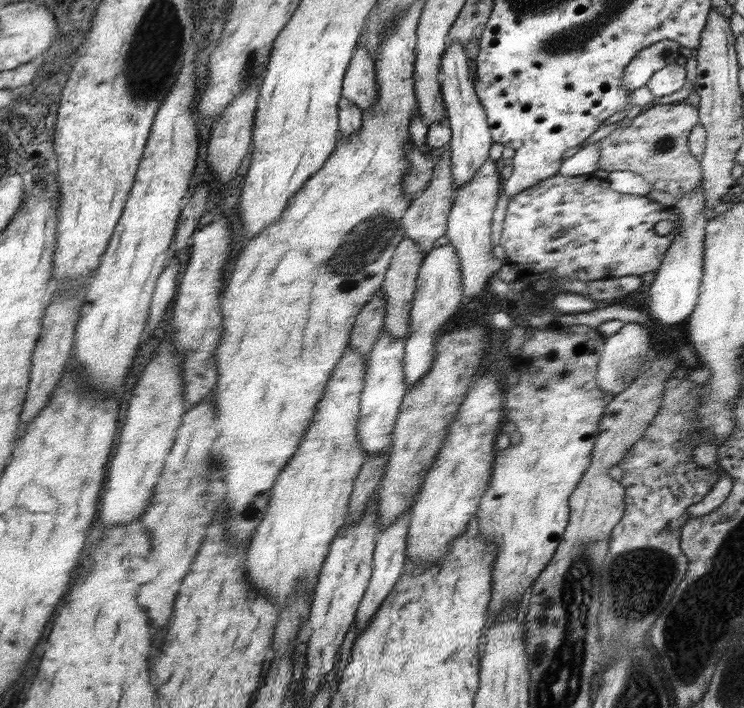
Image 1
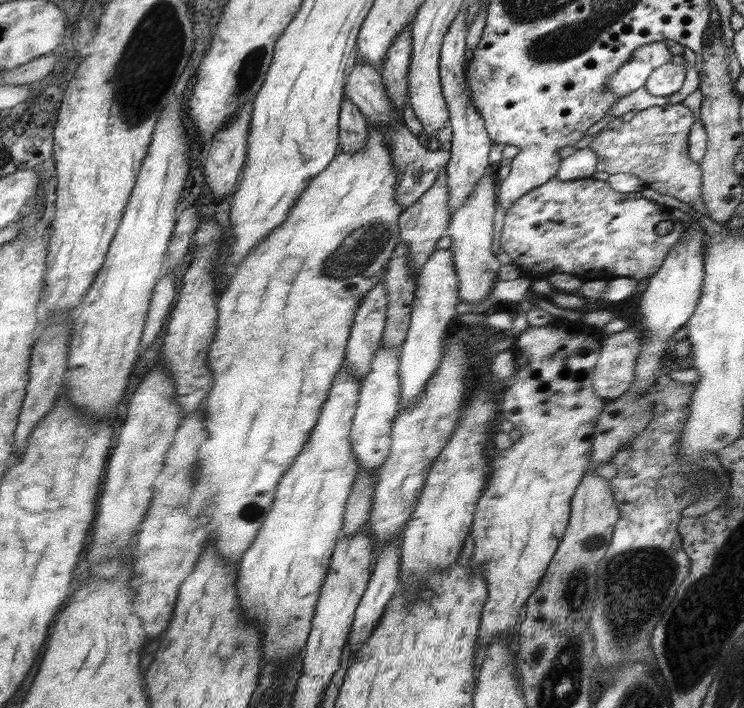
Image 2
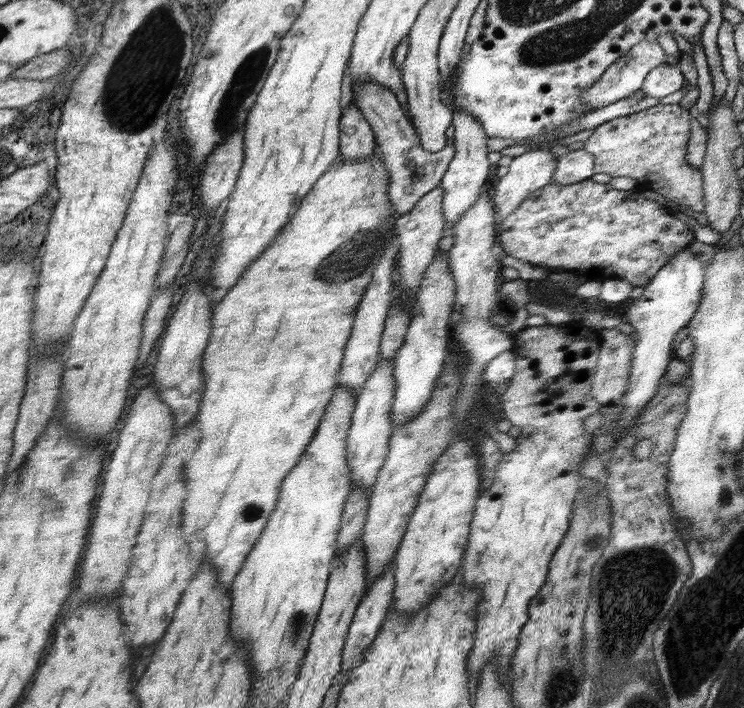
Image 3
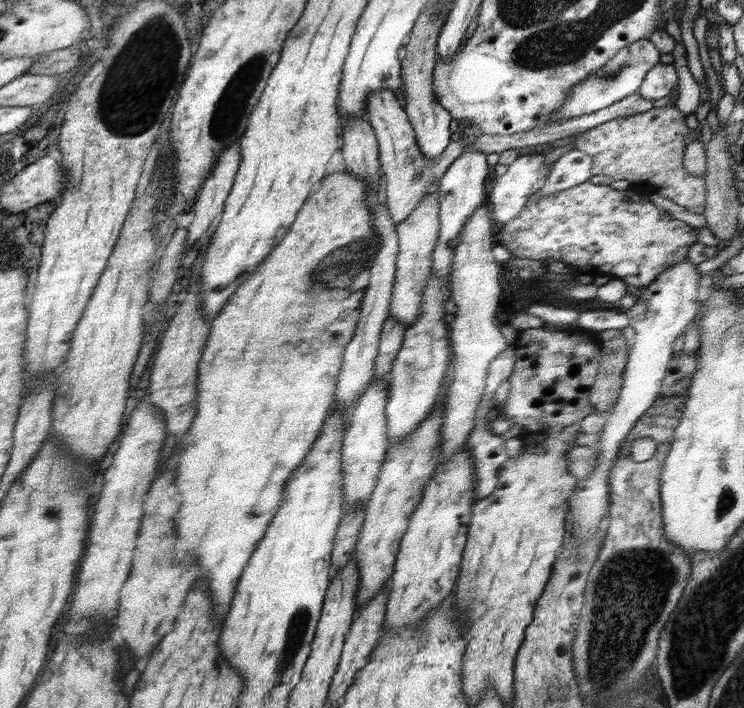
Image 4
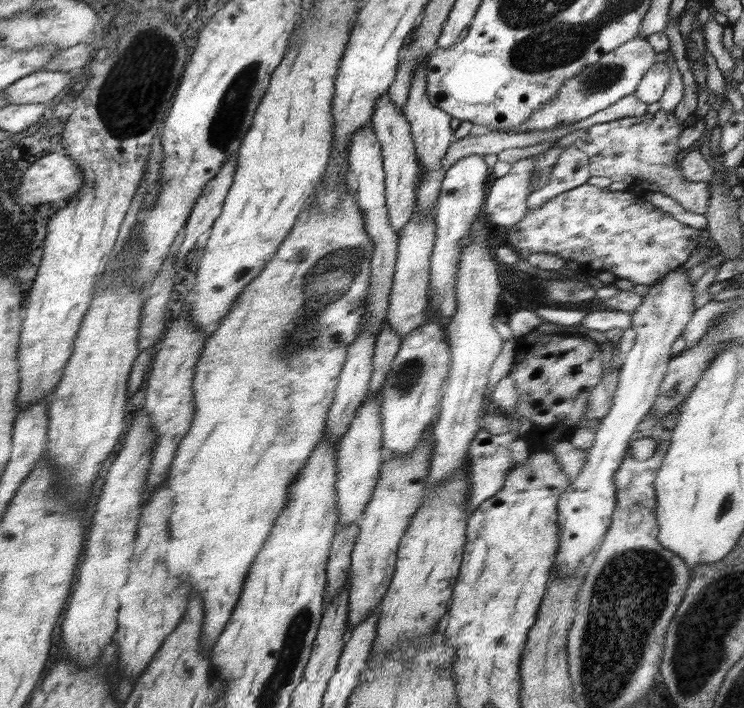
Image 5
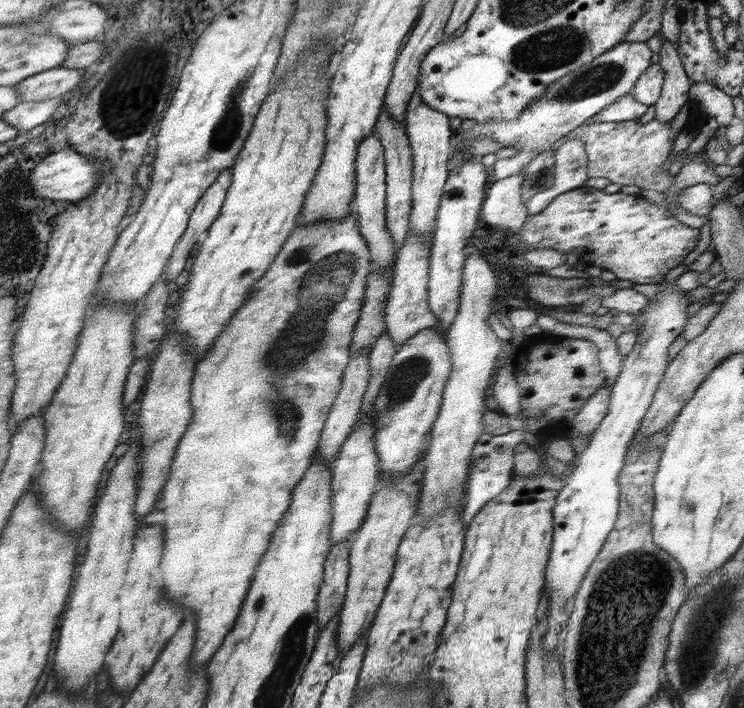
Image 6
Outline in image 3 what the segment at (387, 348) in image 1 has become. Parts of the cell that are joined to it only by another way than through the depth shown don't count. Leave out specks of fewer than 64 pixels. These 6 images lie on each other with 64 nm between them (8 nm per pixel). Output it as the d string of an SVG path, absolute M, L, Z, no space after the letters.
M379 358L376 370L357 392L352 425L347 435L347 459L351 468L352 492L357 488L366 489L370 492L389 454L389 445L392 444L394 430L392 412L395 386L397 386L394 372L395 362L393 359Z

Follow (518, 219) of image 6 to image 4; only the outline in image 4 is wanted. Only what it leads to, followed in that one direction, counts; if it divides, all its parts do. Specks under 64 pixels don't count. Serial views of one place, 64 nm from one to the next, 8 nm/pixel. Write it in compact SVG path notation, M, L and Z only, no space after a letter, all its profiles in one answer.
M527 153L514 159L514 162L507 167L507 171L496 179L496 184L490 190L486 205L493 210L494 218L497 218L498 222L503 224L514 220L518 213L524 210L529 198L535 193L538 194L538 191L544 188L551 167L551 165L545 163L544 153Z

